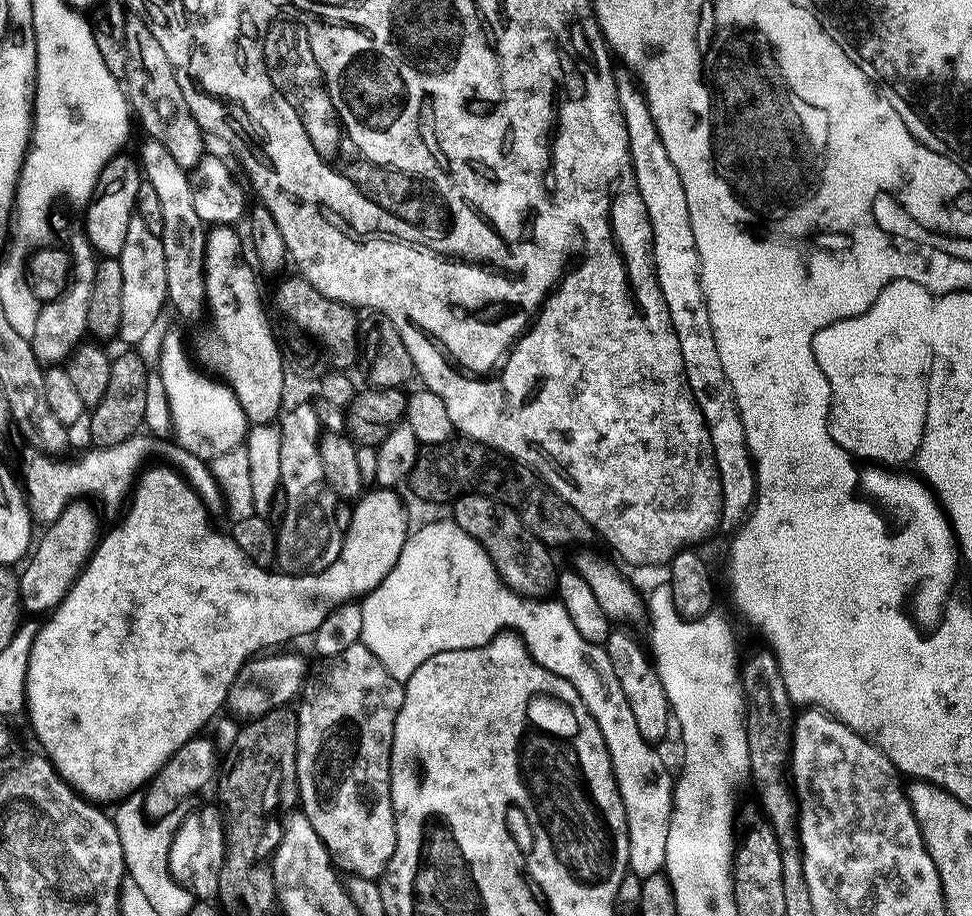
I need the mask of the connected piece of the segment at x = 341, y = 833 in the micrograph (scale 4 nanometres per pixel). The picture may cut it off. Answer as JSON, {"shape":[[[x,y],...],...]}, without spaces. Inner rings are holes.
{"shape":[[[364,644],[350,646],[350,650],[342,650],[340,654],[329,659],[326,666],[316,677],[309,679],[302,689],[300,708],[295,709],[296,714],[296,791],[298,804],[302,809],[302,815],[308,820],[308,825],[314,830],[314,834],[324,843],[328,849],[328,855],[341,869],[352,872],[353,877],[361,880],[373,880],[383,877],[388,869],[390,858],[394,854],[396,845],[396,819],[392,809],[392,735],[394,734],[394,722],[398,718],[398,710],[404,705],[404,684],[396,680],[378,662],[378,658]]]}

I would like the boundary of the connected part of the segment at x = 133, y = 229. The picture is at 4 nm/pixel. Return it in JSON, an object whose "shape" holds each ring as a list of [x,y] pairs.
{"shape":[[[134,218],[130,222],[130,230],[126,230],[126,242],[122,245],[119,257],[122,266],[122,320],[120,322],[119,339],[124,339],[128,346],[137,346],[149,327],[153,325],[154,318],[157,318],[160,311],[166,308],[169,303],[166,282],[166,261],[163,253],[163,242],[161,237],[150,234],[146,230],[146,222]]]}

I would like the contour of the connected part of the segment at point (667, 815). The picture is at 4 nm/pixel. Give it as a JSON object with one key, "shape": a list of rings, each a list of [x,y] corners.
{"shape":[[[516,598],[508,616],[522,637],[528,656],[546,670],[562,674],[575,687],[588,713],[598,722],[598,730],[602,730],[606,750],[612,759],[612,773],[626,810],[631,875],[645,878],[663,873],[666,834],[670,834],[672,817],[673,773],[668,773],[663,758],[652,749],[655,747],[638,734],[630,702],[626,702],[626,694],[622,694],[622,686],[615,676],[604,677],[596,669],[595,662],[584,657],[586,641],[578,630],[574,630],[574,622],[570,622],[566,610],[558,602],[548,605],[546,601],[544,598]]]}

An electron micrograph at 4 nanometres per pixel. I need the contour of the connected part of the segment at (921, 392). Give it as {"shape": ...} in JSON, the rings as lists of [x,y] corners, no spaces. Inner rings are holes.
{"shape":[[[892,280],[870,310],[811,336],[812,353],[828,383],[827,435],[839,451],[849,452],[857,461],[884,466],[888,444],[915,446],[922,442],[928,371],[932,368],[933,307],[933,293],[918,282]]]}

